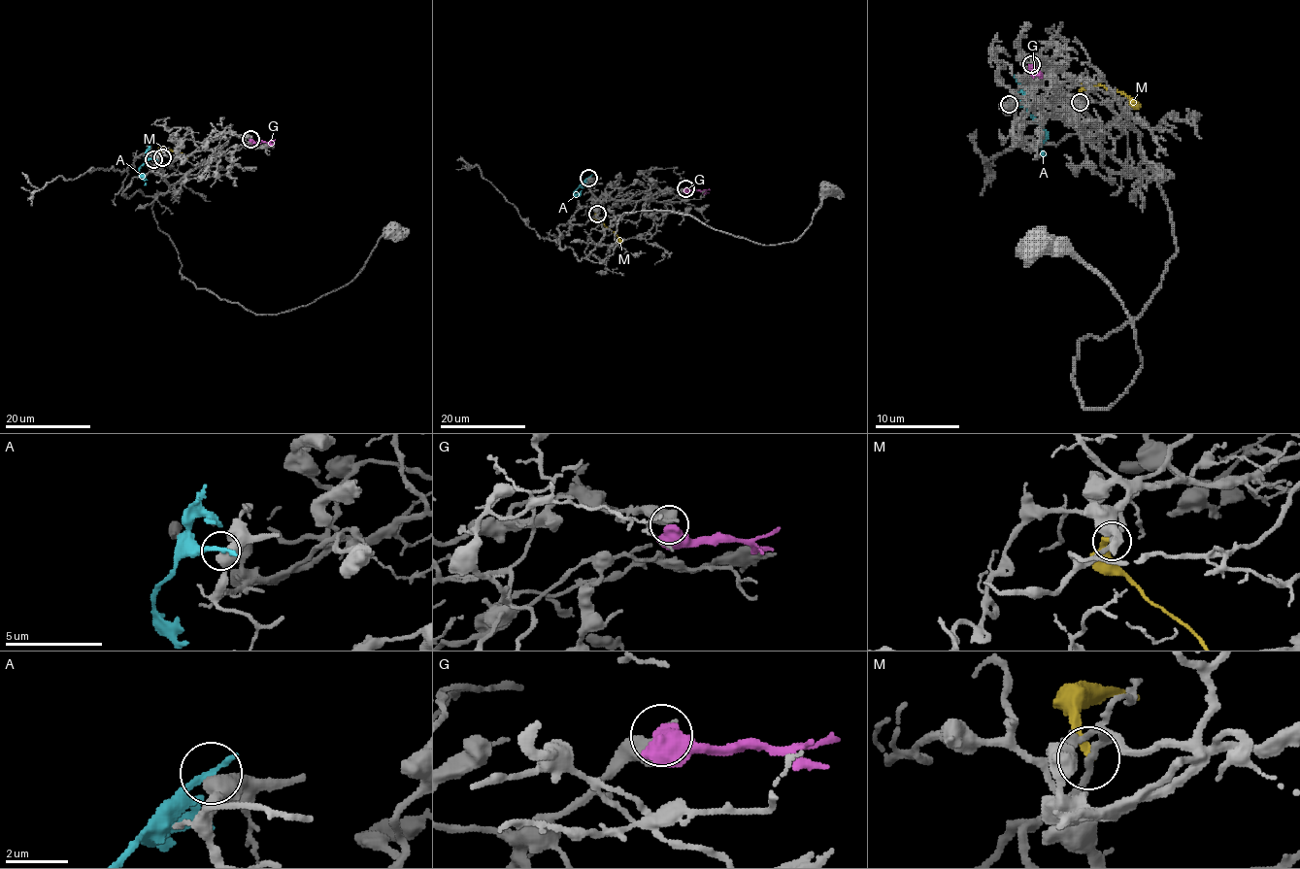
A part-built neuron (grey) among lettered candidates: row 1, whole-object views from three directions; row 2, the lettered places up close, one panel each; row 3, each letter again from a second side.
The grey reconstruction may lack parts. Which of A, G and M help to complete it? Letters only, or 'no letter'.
no letter

